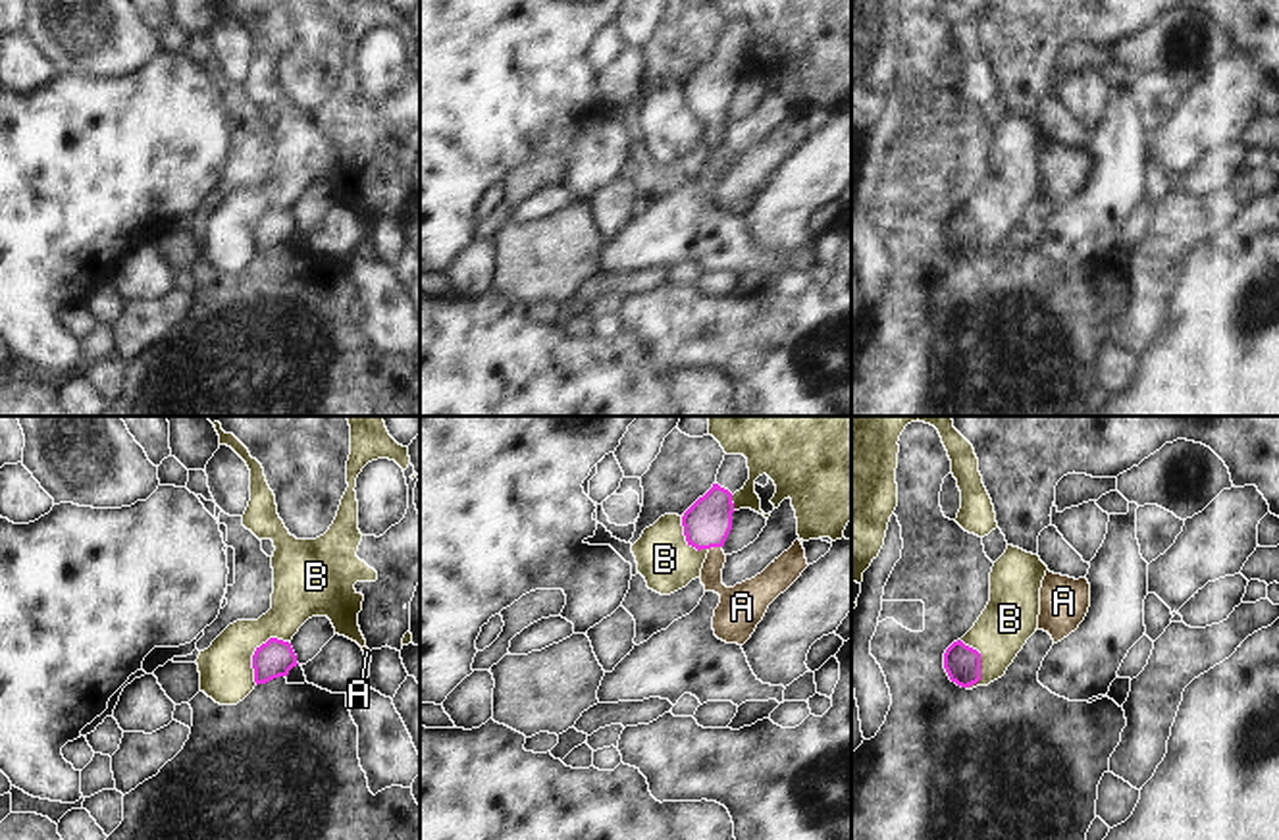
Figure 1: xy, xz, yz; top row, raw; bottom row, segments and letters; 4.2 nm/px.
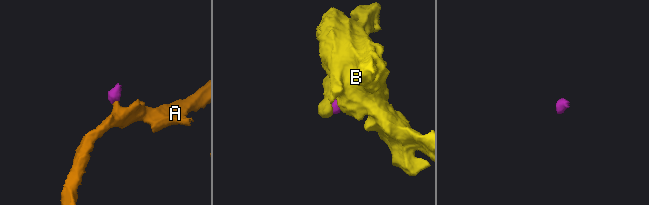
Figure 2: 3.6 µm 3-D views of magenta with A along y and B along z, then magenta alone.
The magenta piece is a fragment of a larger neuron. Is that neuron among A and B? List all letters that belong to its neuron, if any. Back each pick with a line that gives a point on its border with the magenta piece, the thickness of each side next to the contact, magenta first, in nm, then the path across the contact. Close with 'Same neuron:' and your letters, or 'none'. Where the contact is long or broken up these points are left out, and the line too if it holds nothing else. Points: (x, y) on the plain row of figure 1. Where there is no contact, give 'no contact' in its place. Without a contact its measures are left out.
A: contact xz (715, 114); calibres 200 and 130 nm; way xz (707, 91), (715, 114), (715, 151), (744, 166)
Same neuron: A

